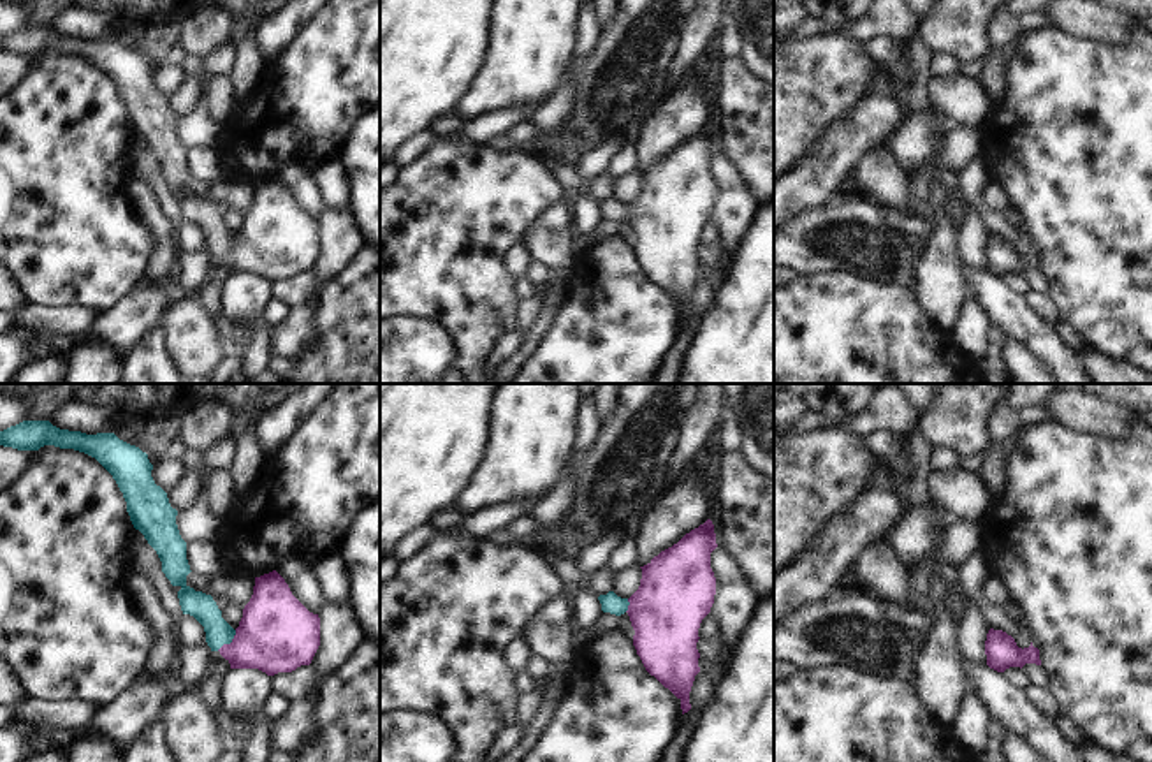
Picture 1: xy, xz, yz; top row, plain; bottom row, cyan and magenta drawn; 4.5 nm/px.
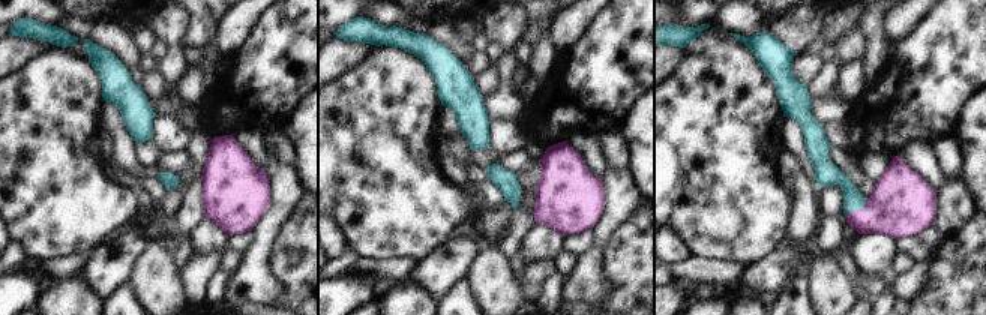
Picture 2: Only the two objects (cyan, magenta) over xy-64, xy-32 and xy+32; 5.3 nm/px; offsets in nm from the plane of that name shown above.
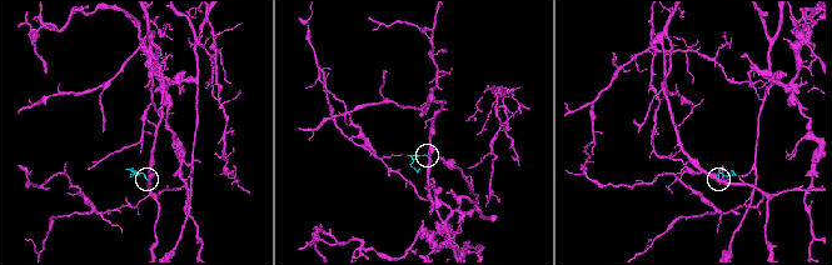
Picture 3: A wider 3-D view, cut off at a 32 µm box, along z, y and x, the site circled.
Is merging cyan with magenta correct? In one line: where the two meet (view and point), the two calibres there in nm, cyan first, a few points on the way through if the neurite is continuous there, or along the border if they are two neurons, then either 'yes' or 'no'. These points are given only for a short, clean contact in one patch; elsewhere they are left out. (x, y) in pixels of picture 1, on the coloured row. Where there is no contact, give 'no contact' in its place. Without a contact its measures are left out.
contact xy (229, 643); calibres 120 and 360 nm; way xy (203, 608), (229, 643), (259, 643), (277, 634); yes

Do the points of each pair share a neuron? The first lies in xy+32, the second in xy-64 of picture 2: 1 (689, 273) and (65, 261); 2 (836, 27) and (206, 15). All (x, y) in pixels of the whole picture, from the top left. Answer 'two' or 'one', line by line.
1: one
2: two

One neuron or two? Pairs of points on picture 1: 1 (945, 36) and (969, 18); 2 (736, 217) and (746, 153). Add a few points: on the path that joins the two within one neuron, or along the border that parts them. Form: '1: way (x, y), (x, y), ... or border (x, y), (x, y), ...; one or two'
1: way (950, 30), (964, 18); one
2: border (718, 152), (737, 171), (755, 201); two

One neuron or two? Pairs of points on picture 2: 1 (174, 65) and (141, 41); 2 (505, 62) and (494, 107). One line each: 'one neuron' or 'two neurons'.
1: two neurons
2: one neuron

